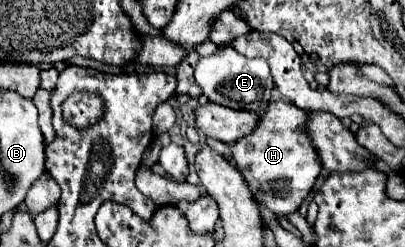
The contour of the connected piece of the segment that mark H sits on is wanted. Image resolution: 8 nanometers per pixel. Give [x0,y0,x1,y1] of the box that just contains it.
[232,101,322,215]

